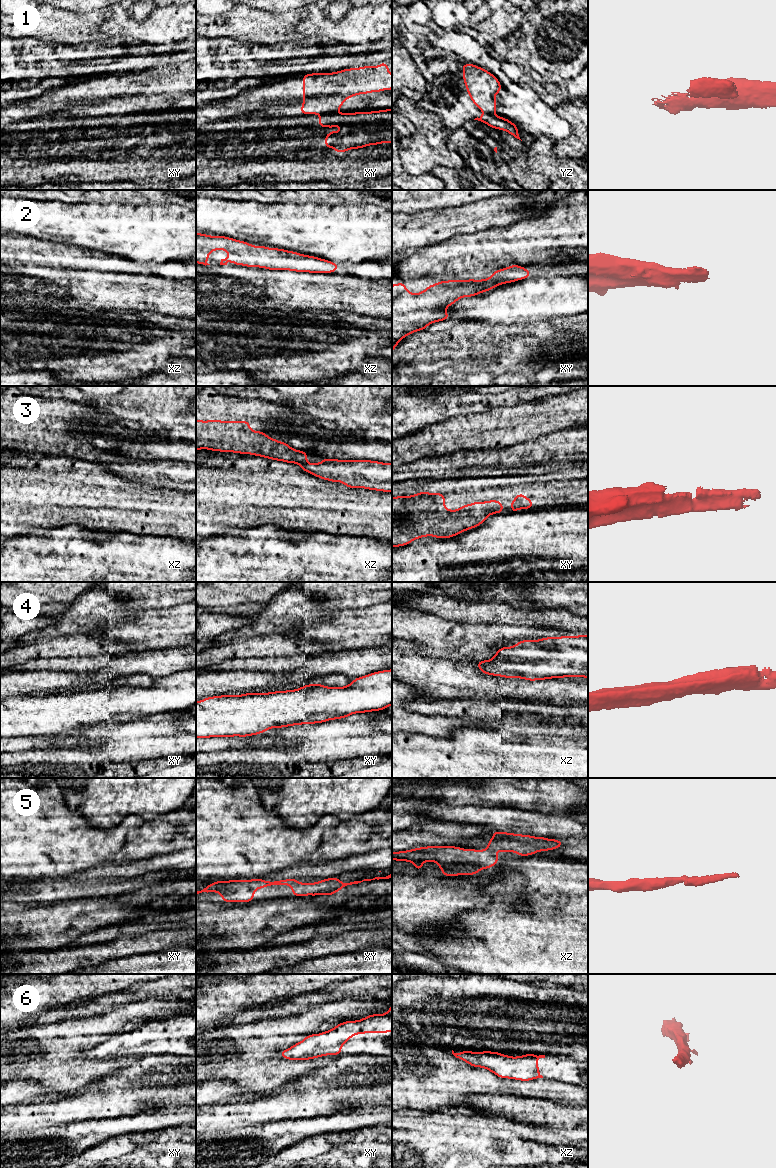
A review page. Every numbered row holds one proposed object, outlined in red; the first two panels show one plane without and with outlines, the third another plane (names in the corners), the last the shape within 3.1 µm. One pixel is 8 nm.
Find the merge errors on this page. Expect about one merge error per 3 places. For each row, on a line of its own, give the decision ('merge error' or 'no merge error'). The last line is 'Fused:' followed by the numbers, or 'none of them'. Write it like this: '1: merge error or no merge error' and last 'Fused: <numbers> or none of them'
1: merge error
2: no merge error
3: no merge error
4: no merge error
5: no merge error
6: no merge error
Fused: 1

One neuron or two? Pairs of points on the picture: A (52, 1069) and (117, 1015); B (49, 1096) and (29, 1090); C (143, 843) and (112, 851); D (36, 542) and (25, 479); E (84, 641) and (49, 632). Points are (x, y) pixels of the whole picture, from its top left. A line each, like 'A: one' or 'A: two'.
A: one
B: one
C: one
D: two
E: two

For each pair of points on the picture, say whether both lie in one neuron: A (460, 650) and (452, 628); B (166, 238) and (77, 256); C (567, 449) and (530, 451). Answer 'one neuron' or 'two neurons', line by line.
A: one neuron
B: two neurons
C: one neuron

